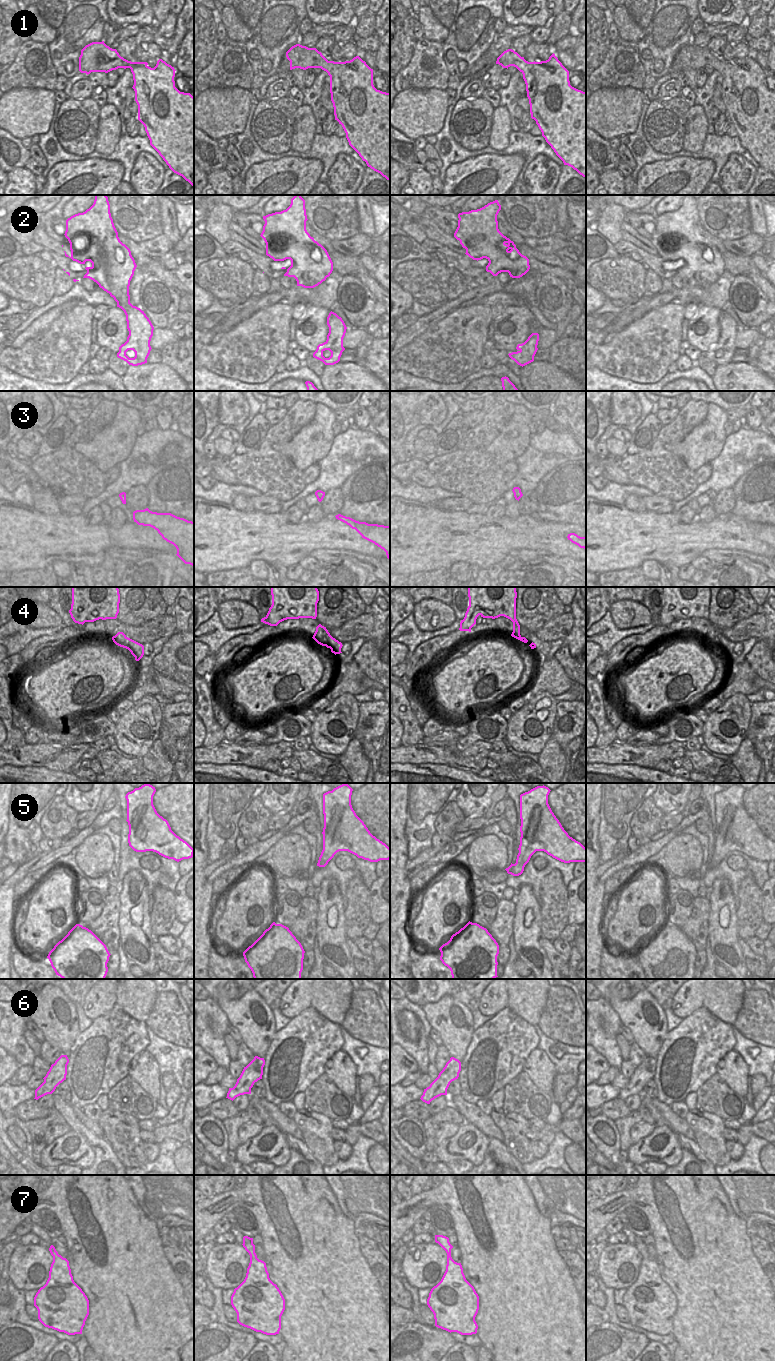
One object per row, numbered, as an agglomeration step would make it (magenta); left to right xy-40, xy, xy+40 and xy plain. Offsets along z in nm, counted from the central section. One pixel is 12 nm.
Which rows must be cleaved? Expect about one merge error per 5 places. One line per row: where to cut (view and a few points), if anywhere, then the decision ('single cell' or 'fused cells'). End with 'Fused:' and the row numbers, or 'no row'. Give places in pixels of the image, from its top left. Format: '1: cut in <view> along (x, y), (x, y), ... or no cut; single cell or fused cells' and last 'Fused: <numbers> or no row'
1: no cut; single cell
2: no cut; single cell
3: no cut; single cell
4: no cut; single cell
5: no cut; single cell
6: no cut; single cell
7: no cut; single cell
Fused: no row

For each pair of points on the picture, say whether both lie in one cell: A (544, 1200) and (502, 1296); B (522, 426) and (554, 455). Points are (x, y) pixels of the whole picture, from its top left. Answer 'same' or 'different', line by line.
A: different
B: different

